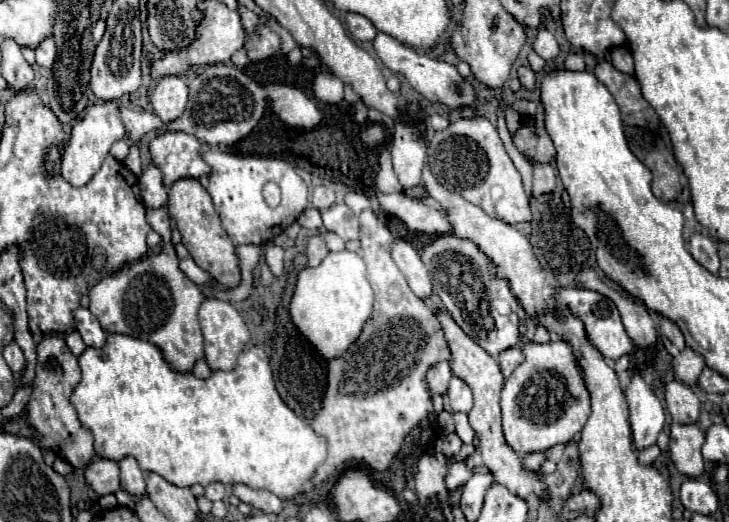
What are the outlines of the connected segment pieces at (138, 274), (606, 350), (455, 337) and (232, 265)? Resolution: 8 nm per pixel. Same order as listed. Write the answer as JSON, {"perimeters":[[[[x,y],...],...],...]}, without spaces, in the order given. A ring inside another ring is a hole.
{"perimeters":[[[[146,208],[146,220],[164,238],[164,250],[156,256],[140,258],[122,270],[102,278],[92,290],[90,312],[98,318],[106,332],[128,334],[148,340],[164,352],[174,370],[192,370],[194,362],[204,356],[202,332],[198,324],[198,308],[204,300],[200,288],[178,268],[178,256],[170,244],[170,222],[166,208]]],[[[560,288],[558,292],[558,302],[568,306],[586,326],[586,334],[590,338],[590,342],[602,352],[604,358],[608,360],[618,360],[620,356],[624,354],[630,354],[632,348],[634,348],[634,342],[628,338],[624,326],[622,326],[622,320],[620,320],[620,314],[614,306],[614,302],[598,292],[592,292],[592,290],[580,290],[580,288]]],[[[438,310],[436,316],[442,324],[446,342],[448,342],[450,352],[452,352],[452,374],[458,376],[460,380],[464,380],[474,394],[474,408],[470,410],[468,418],[470,418],[470,426],[474,428],[480,444],[478,444],[476,452],[472,456],[468,456],[468,460],[470,460],[468,466],[470,468],[486,466],[494,474],[494,480],[498,484],[506,486],[512,494],[516,494],[520,498],[528,498],[530,492],[544,494],[546,486],[538,478],[538,474],[522,470],[522,458],[504,442],[502,426],[500,426],[500,388],[504,384],[504,376],[498,368],[498,362],[488,352],[480,350],[480,346],[476,346],[476,342],[472,342],[464,334],[464,330],[460,330],[460,326],[454,322],[454,318],[448,314],[448,310]]],[[[194,178],[178,180],[170,192],[168,192],[168,214],[176,220],[176,228],[182,234],[182,244],[188,248],[194,262],[208,270],[208,274],[222,286],[234,288],[240,284],[240,264],[236,256],[236,246],[232,244],[230,236],[220,224],[220,218],[214,210],[210,194],[204,190],[204,186]]]]}

